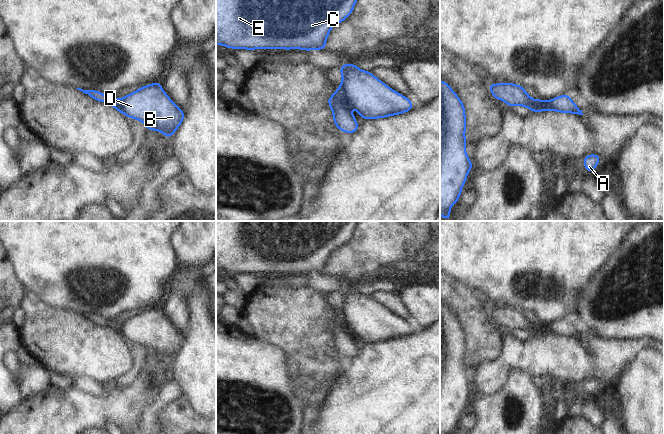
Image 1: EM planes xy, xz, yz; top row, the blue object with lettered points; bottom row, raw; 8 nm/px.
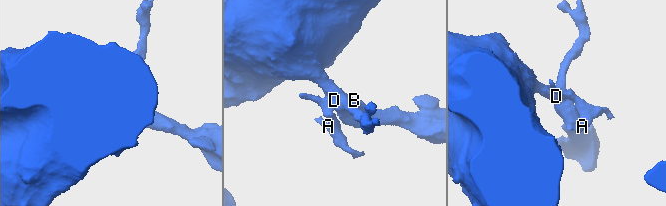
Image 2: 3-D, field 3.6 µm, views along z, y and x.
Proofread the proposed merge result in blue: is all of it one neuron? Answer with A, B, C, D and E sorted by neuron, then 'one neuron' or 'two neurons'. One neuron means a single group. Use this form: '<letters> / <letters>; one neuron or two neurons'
A / B C D E; two neurons

